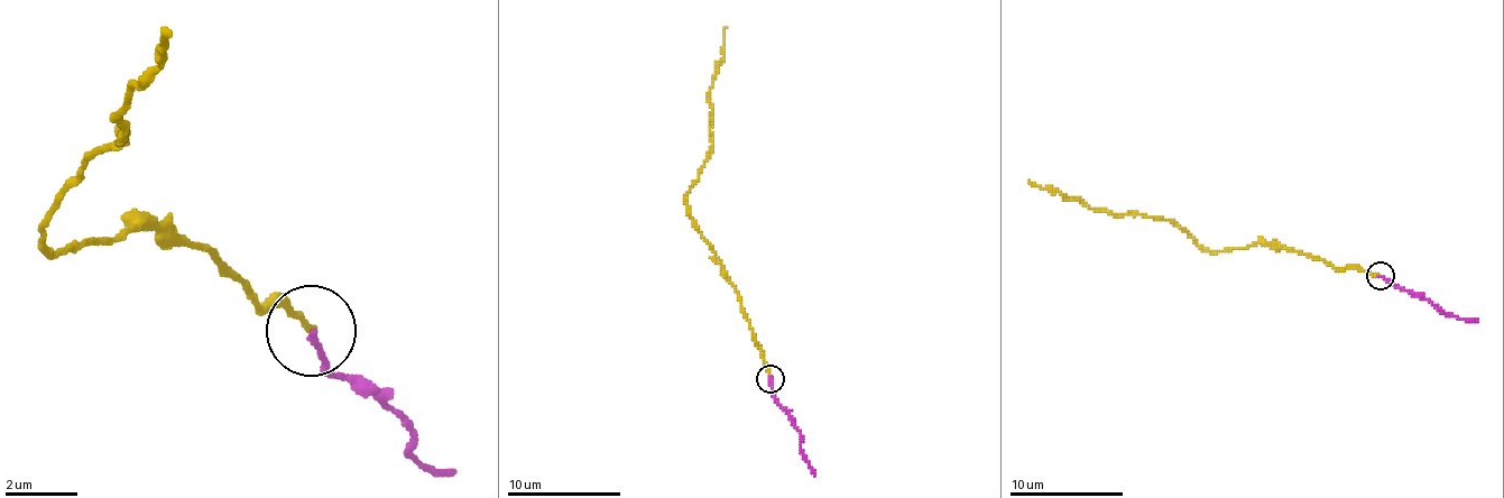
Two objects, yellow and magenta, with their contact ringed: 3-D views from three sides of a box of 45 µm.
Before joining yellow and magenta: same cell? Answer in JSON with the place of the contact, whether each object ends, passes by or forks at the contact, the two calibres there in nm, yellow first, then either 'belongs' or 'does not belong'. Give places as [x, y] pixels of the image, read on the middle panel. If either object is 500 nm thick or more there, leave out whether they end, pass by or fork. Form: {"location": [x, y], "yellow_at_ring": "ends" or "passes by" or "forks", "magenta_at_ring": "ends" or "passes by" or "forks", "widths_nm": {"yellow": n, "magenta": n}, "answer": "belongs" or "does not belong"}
{"location": [769, 378], "yellow_at_ring": "ends", "magenta_at_ring": "ends", "widths_nm": {"yellow": 150, "magenta": 170}, "answer": "does not belong"}

